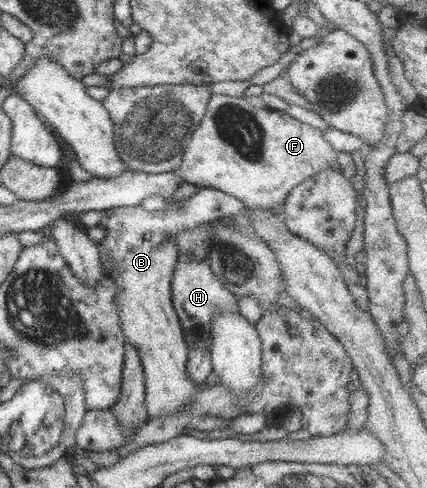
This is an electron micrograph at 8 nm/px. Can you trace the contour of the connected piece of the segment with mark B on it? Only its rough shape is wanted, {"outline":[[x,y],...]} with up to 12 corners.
{"outline":[[215,188],[107,211],[99,252],[149,419],[198,392],[172,304],[175,236],[245,209]]}

